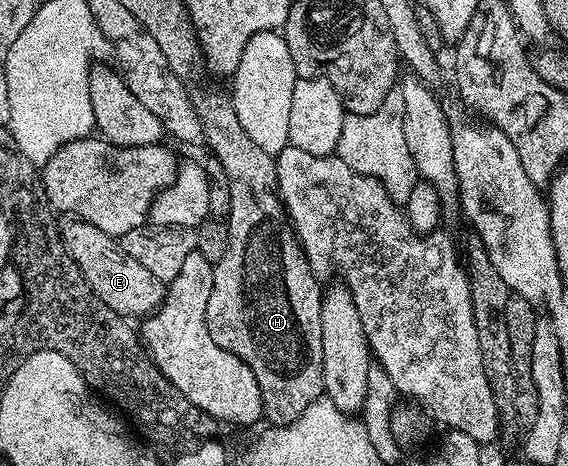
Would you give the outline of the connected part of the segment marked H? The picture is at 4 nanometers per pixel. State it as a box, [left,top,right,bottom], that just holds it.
[192,90,324,425]

